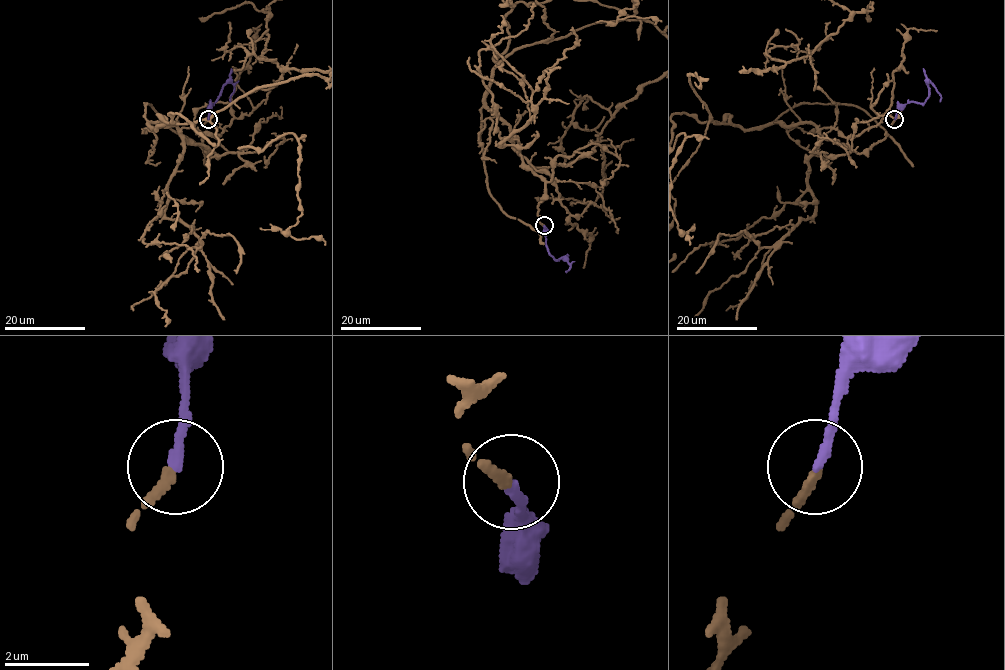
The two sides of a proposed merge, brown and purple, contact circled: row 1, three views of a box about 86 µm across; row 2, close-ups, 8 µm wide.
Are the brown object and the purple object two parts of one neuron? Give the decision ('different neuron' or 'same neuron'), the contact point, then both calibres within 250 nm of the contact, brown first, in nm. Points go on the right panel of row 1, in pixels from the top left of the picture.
same neuron; place (894, 119); calibres 220 and 240 nm

